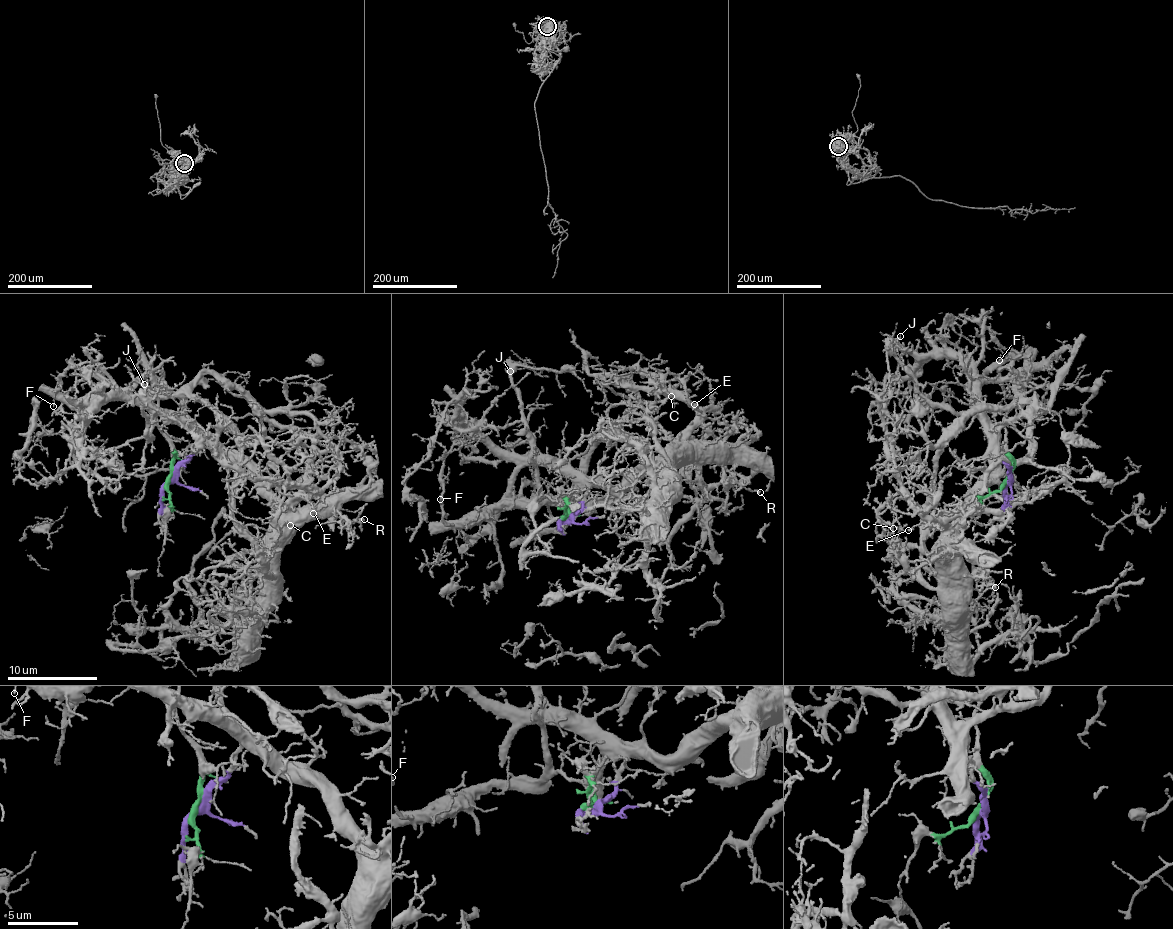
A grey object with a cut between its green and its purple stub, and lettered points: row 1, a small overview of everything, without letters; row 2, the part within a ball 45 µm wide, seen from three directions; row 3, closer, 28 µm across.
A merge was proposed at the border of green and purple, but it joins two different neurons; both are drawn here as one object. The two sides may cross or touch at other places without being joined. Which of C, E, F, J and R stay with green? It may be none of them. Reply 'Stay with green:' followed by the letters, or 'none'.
Stay with green: F, J

